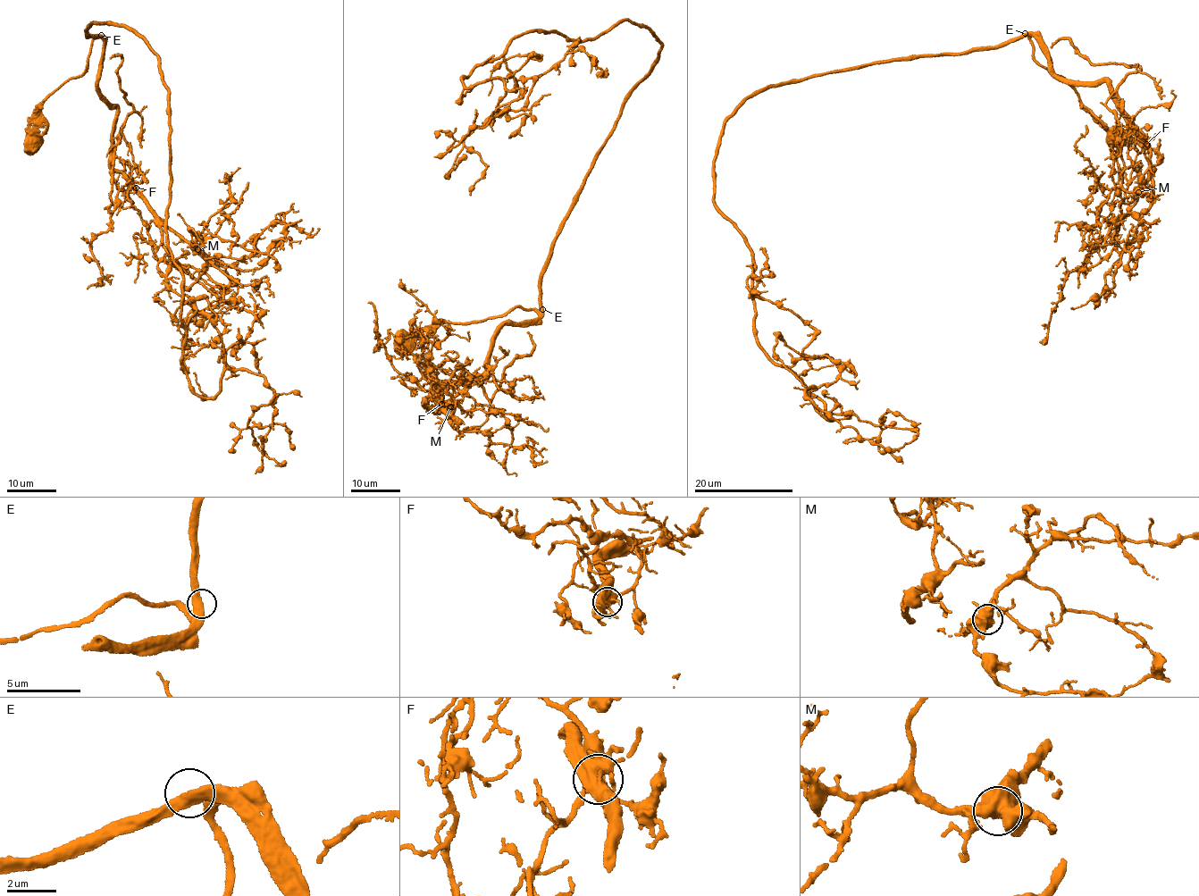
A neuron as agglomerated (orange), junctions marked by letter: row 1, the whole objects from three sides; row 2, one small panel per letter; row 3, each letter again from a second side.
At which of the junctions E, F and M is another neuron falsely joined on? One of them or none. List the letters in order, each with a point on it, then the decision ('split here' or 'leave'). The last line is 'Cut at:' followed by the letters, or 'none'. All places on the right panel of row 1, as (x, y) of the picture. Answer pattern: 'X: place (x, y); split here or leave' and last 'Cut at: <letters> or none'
E: place (1025, 33); leave
F: place (1146, 144); split here
M: place (1138, 192); leave
Cut at: F

